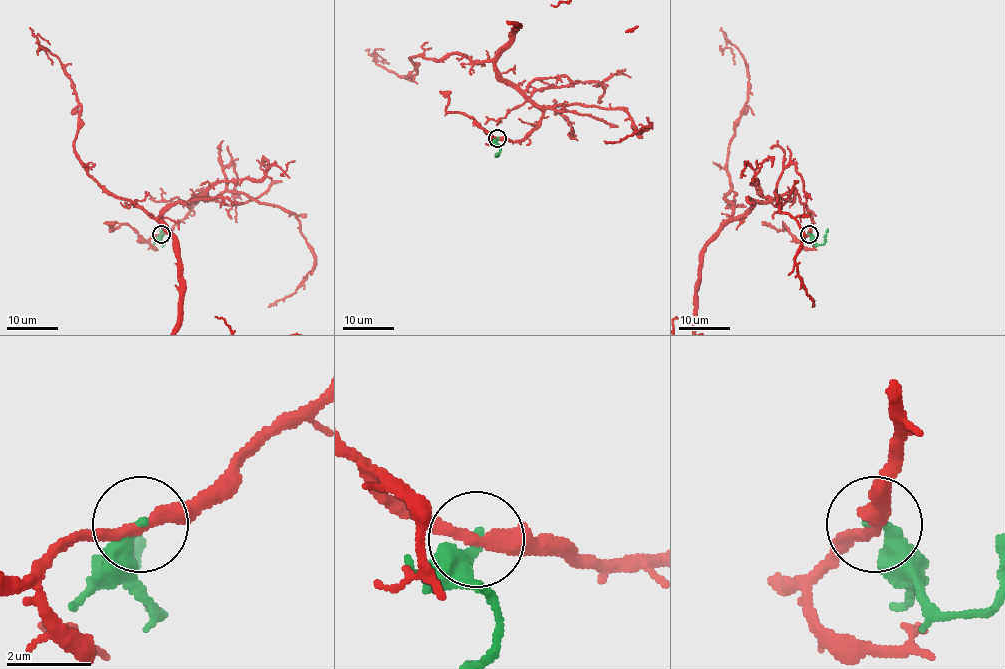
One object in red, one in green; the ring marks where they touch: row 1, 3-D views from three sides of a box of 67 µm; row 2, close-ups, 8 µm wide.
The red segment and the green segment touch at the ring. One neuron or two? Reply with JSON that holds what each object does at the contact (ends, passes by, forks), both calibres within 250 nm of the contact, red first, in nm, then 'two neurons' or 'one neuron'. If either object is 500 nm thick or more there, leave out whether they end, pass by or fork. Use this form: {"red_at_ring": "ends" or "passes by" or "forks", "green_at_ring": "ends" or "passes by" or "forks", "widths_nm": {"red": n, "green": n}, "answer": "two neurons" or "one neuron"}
{"red_at_ring": "passes by", "green_at_ring": "ends", "widths_nm": {"red": 320, "green": 360}, "answer": "two neurons"}

